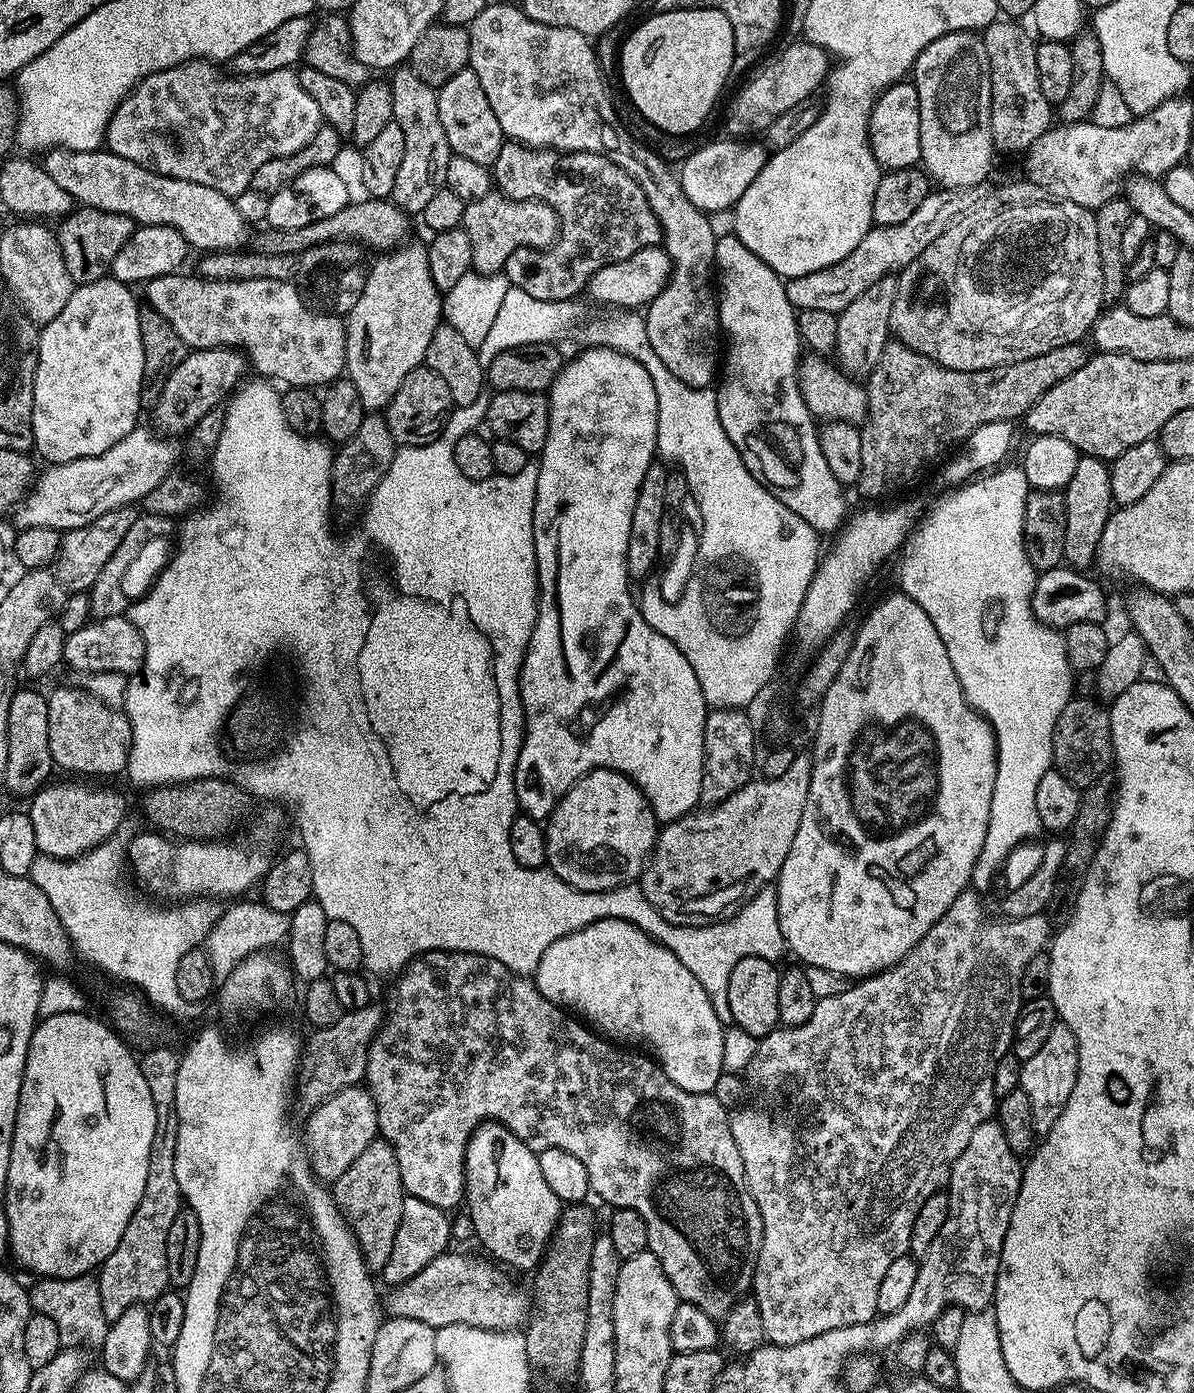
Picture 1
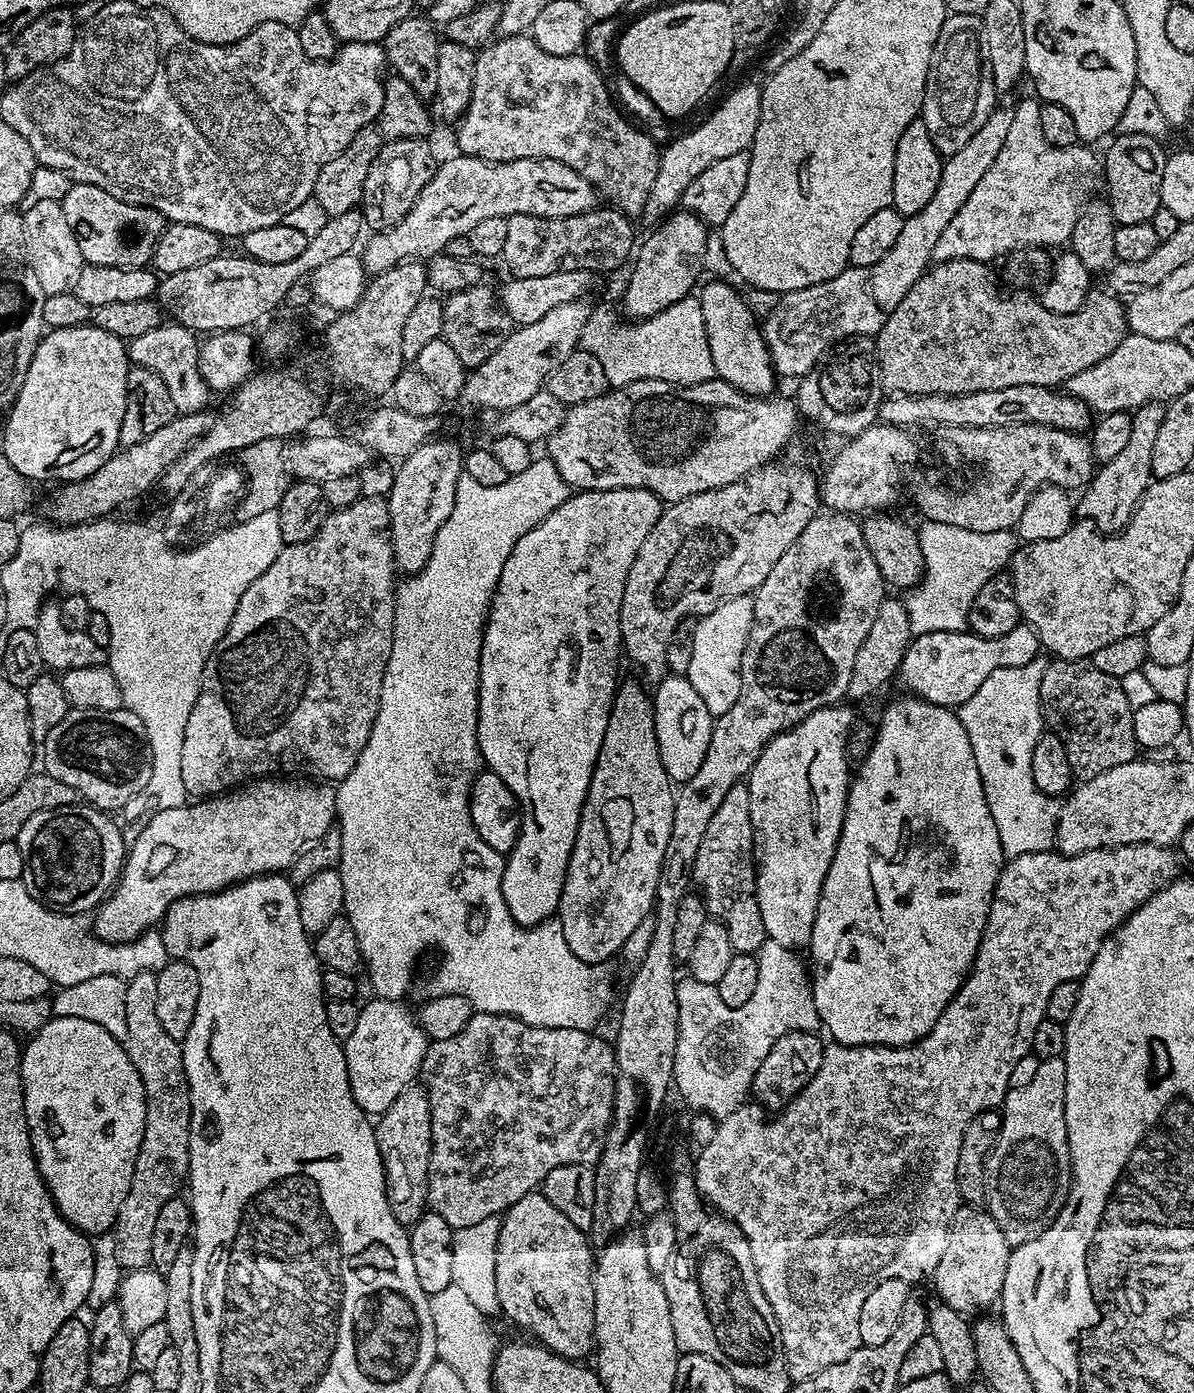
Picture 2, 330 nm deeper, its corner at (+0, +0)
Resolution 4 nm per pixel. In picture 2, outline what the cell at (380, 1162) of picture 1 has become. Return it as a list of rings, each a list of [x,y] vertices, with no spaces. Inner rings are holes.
[[[423,1083],[409,1084],[375,1121],[376,1141],[384,1163],[386,1198],[394,1218],[411,1226],[424,1215],[428,1202],[428,1167],[432,1153],[432,1111]]]

